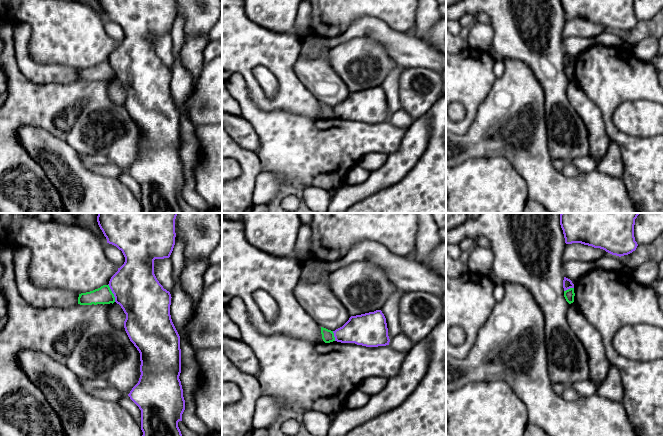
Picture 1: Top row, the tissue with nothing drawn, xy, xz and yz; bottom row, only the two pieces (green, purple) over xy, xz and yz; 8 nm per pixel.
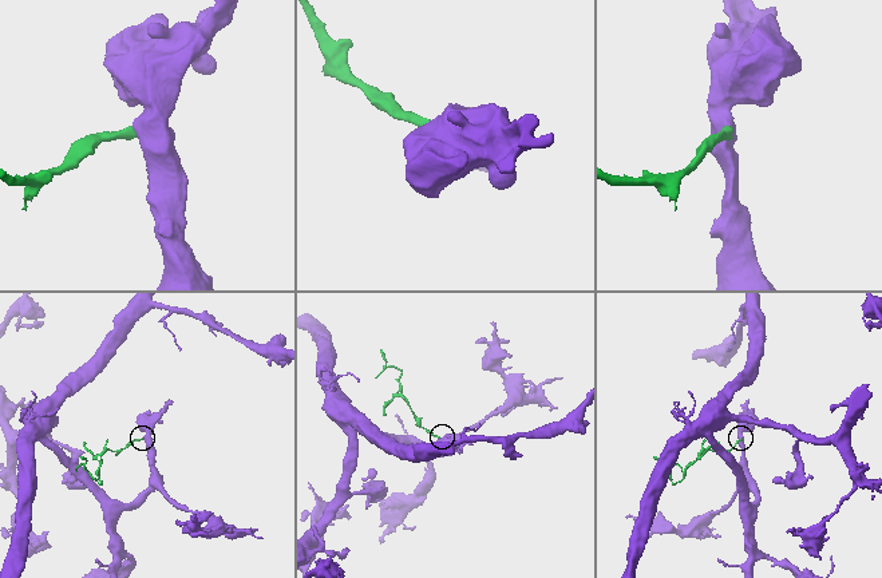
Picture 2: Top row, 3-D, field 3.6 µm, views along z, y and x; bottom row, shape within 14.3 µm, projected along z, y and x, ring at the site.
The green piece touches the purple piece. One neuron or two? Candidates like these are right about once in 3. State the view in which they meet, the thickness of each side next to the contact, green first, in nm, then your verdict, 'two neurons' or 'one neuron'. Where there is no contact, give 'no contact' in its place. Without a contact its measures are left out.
meets green in xy; 140 nm thick on the green side, 380 nm on the other; two neurons

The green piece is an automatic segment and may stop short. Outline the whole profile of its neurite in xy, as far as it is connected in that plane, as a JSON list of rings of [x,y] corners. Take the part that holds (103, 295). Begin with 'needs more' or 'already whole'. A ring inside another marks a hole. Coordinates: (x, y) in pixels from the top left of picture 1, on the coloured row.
already whole | [[[103,285],[98,289],[90,292],[81,293],[78,297],[78,304],[80,305],[97,305],[97,304],[110,304],[115,302],[114,294],[112,293],[109,285]]]

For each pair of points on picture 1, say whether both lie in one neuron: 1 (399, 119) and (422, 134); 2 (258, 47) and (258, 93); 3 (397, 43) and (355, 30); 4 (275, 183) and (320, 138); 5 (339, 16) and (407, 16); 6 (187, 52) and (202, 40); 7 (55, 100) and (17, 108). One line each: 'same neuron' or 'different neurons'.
1: different neurons
2: same neuron
3: same neuron
4: different neurons
5: same neuron
6: same neuron
7: same neuron

